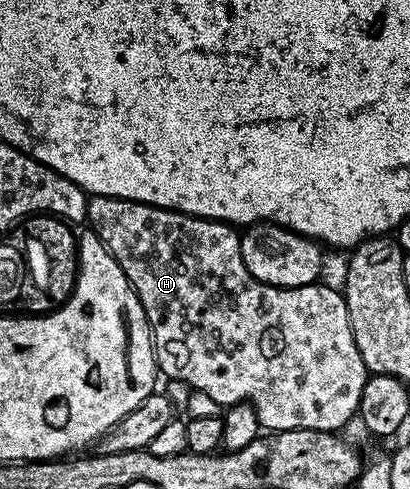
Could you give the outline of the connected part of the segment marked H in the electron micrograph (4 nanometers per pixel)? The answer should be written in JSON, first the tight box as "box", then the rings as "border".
{"box":[87,194,369,433],"border":[[[98,194],[90,197],[87,202],[87,211],[89,210],[89,222],[87,222],[88,229],[92,230],[94,235],[107,248],[114,260],[119,264],[119,268],[123,268],[123,272],[127,276],[127,280],[133,285],[133,291],[139,296],[139,304],[143,304],[143,312],[149,321],[149,333],[153,335],[153,352],[157,355],[157,369],[162,375],[165,374],[169,378],[174,378],[177,382],[182,382],[185,386],[190,386],[193,390],[198,390],[201,394],[206,394],[213,402],[218,402],[221,408],[228,408],[234,406],[240,398],[253,405],[256,410],[257,419],[260,420],[262,429],[266,431],[277,433],[279,431],[291,430],[315,430],[327,431],[329,433],[340,431],[352,417],[357,414],[359,400],[362,398],[363,388],[366,386],[366,380],[369,377],[366,365],[363,364],[363,358],[359,355],[359,350],[355,346],[354,334],[350,328],[350,316],[344,307],[341,307],[341,294],[337,291],[327,287],[321,286],[320,283],[313,283],[311,285],[303,285],[294,290],[284,290],[281,286],[268,286],[259,280],[255,280],[255,276],[251,276],[251,272],[247,272],[247,268],[243,264],[243,256],[241,255],[241,239],[238,231],[234,229],[228,222],[215,222],[211,218],[194,218],[192,214],[182,214],[180,210],[165,210],[162,206],[148,206],[145,202],[132,202],[126,198],[112,198],[111,196],[103,196]]]}

